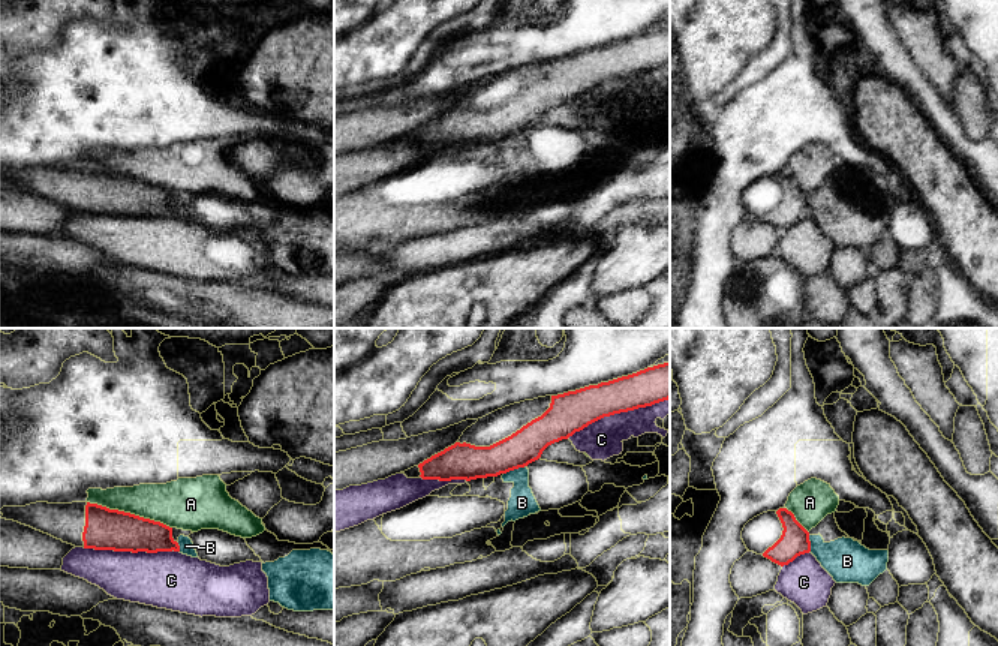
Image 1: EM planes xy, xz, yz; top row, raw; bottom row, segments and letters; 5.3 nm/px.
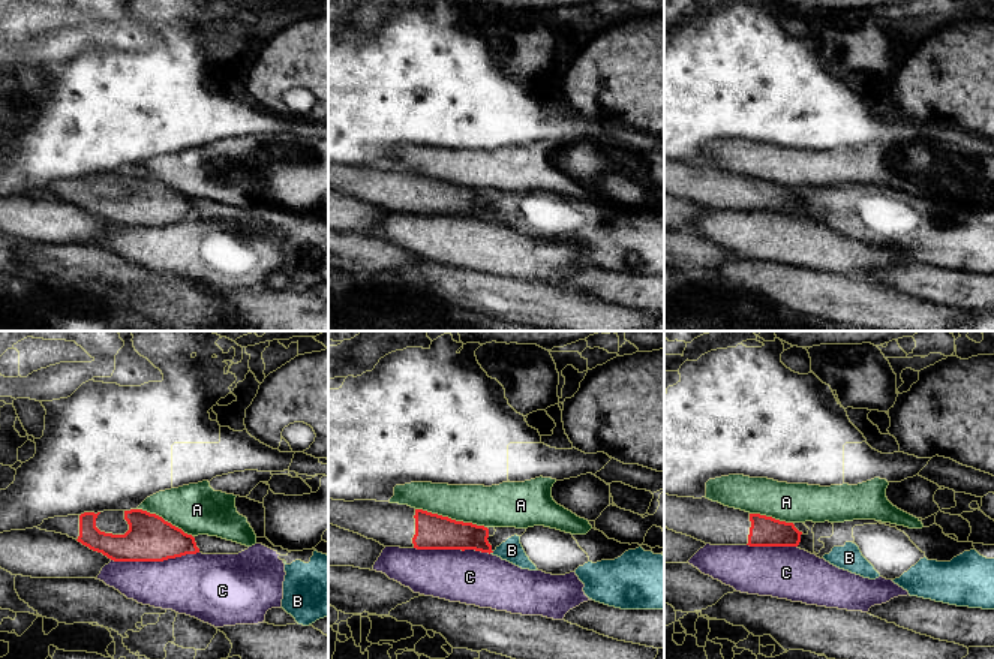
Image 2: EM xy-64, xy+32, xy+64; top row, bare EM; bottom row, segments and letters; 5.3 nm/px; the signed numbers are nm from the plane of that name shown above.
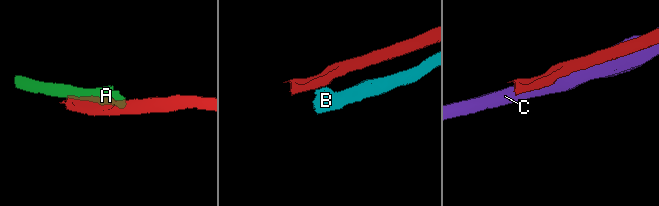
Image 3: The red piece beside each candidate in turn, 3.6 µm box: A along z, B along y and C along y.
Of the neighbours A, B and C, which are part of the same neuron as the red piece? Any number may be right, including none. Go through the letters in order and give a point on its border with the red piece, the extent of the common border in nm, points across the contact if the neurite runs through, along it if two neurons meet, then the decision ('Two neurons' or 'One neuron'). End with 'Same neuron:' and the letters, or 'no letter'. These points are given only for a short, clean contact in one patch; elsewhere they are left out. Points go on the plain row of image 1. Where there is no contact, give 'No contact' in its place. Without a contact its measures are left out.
A: Touches red at xy (129, 177). Shared border 480 nm. Two neurons
B: Touches red at xz (514, 132). Shared border 130 nm. Boundary: xz (525, 129), (504, 138). Two neurons
C: Touches red at xz (618, 77). Shared border 600 nm. Two neurons
Same neuron: no letter

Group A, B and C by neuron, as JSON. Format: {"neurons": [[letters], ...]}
{"neurons": [["A"], ["B"], ["C"]]}

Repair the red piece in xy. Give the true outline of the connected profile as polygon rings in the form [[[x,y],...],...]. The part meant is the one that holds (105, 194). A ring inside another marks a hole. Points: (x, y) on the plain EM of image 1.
[[[36,166],[25,171],[3,171],[1,183],[13,184],[48,198],[75,211],[114,216],[180,216],[178,207],[172,202],[172,192],[144,183],[130,177],[109,174],[90,166],[48,168]]]

